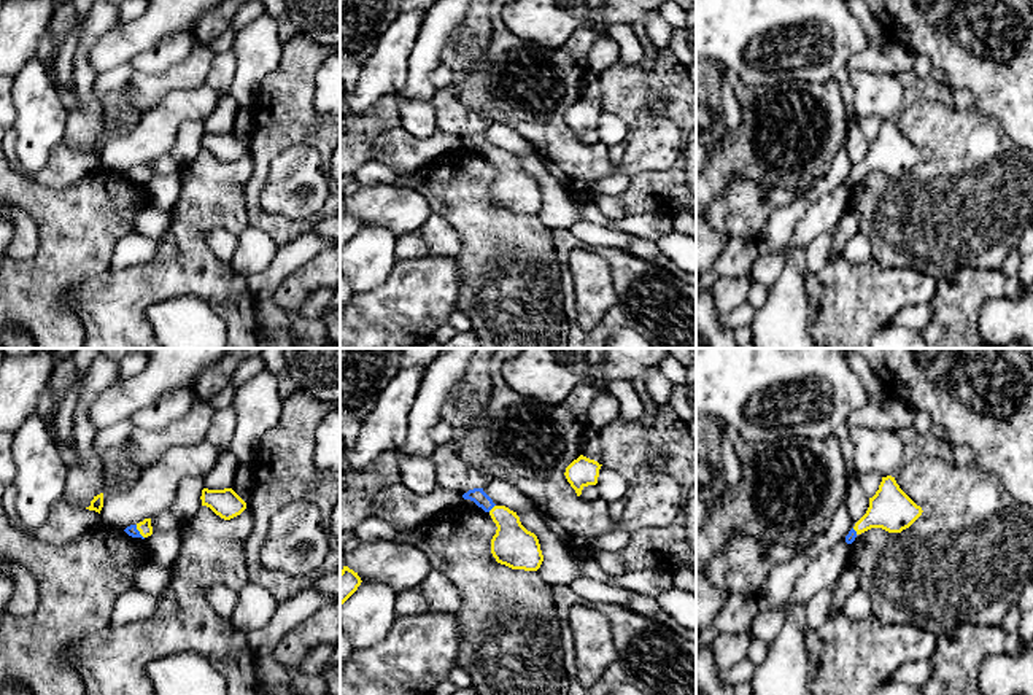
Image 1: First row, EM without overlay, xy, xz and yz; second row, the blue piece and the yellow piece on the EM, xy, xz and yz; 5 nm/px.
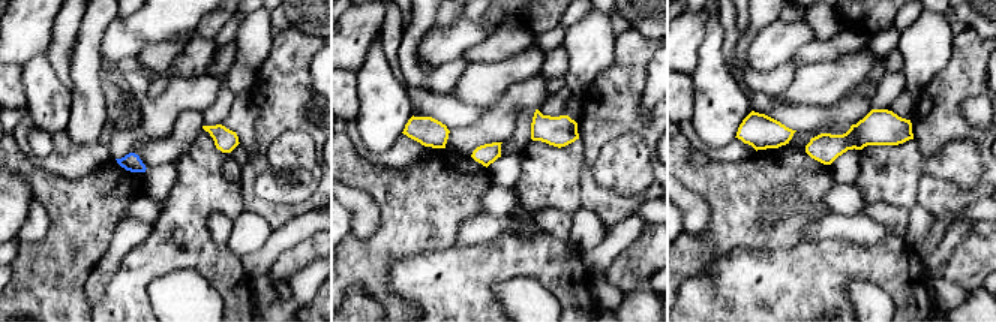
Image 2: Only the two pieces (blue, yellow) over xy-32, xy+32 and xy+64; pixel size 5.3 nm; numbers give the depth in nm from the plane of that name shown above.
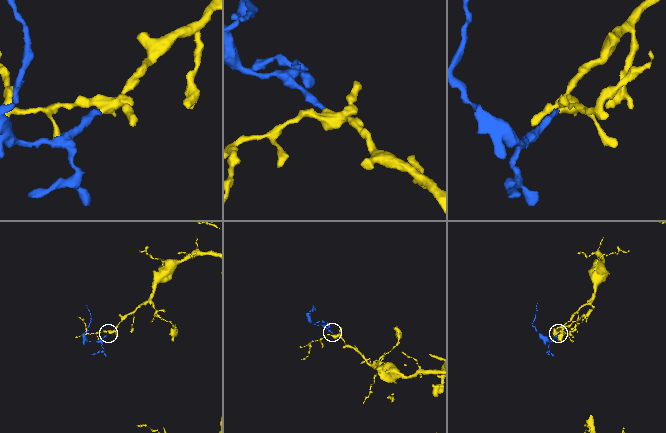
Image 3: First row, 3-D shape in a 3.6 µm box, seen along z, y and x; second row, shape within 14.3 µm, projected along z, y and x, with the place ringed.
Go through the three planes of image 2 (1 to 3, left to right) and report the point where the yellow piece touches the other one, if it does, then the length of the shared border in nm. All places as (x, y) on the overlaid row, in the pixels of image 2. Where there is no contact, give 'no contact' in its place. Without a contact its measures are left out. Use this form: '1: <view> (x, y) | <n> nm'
1: no contact
2: no contact
3: no contact

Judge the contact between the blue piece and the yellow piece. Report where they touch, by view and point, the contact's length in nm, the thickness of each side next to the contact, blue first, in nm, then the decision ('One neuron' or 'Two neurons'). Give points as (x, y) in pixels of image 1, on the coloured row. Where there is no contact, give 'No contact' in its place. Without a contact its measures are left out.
Touches blue at xy (139, 531). Shared border 80 nm. Thickness 50 nm (blue) against 70 nm. One neuron

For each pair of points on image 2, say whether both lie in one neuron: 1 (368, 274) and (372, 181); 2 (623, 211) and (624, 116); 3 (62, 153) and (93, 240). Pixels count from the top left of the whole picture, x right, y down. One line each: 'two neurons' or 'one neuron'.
1: one neuron
2: one neuron
3: two neurons

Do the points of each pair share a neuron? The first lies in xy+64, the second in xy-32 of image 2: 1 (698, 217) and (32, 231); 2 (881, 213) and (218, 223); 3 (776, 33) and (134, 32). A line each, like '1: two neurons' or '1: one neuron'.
1: one neuron
2: one neuron
3: one neuron

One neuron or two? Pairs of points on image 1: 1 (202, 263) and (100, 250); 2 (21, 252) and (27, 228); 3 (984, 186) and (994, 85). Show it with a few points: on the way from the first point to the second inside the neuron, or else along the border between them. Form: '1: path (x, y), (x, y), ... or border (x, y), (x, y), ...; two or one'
1: border (107, 269), (73, 287); two
2: path (23, 245), (24, 234); one
3: border (973, 105), (989, 115), (1014, 143); two

